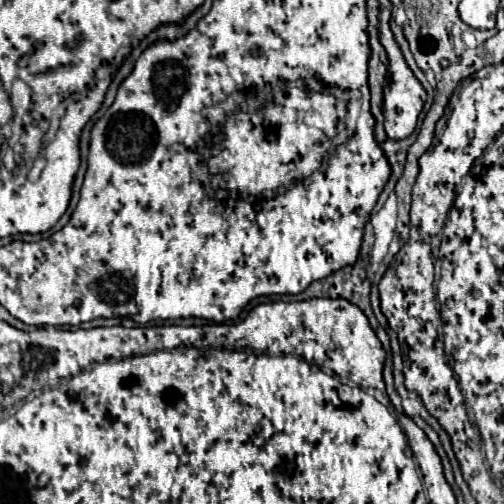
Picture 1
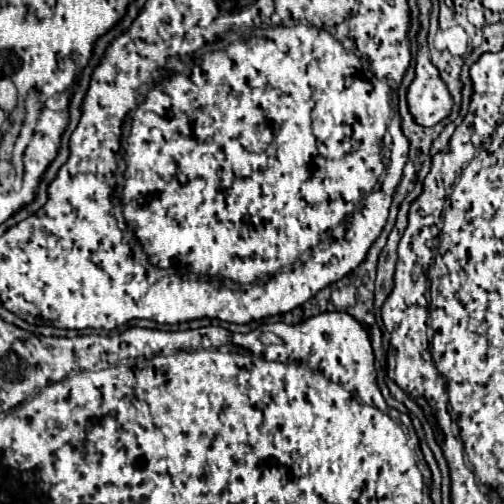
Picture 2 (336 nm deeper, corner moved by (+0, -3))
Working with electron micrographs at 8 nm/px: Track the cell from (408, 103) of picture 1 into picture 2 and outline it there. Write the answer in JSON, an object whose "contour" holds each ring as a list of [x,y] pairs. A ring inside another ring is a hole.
{"contour":[[[419,41],[415,79],[407,89],[407,105],[415,123],[421,127],[433,127],[451,113],[451,95],[437,67],[427,57],[425,41]]]}

